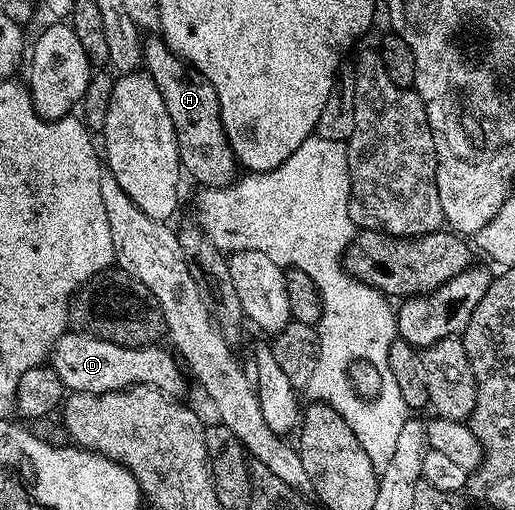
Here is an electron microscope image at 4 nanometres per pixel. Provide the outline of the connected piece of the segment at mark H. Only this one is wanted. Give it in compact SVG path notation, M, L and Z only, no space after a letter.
M160 36L144 39L143 66L151 80L155 80L155 88L159 88L163 104L167 104L171 124L175 124L175 140L182 171L188 177L190 174L201 188L232 184L239 174L237 158L229 147L229 138L225 135L224 124L221 123L221 98L212 81L182 60Z

